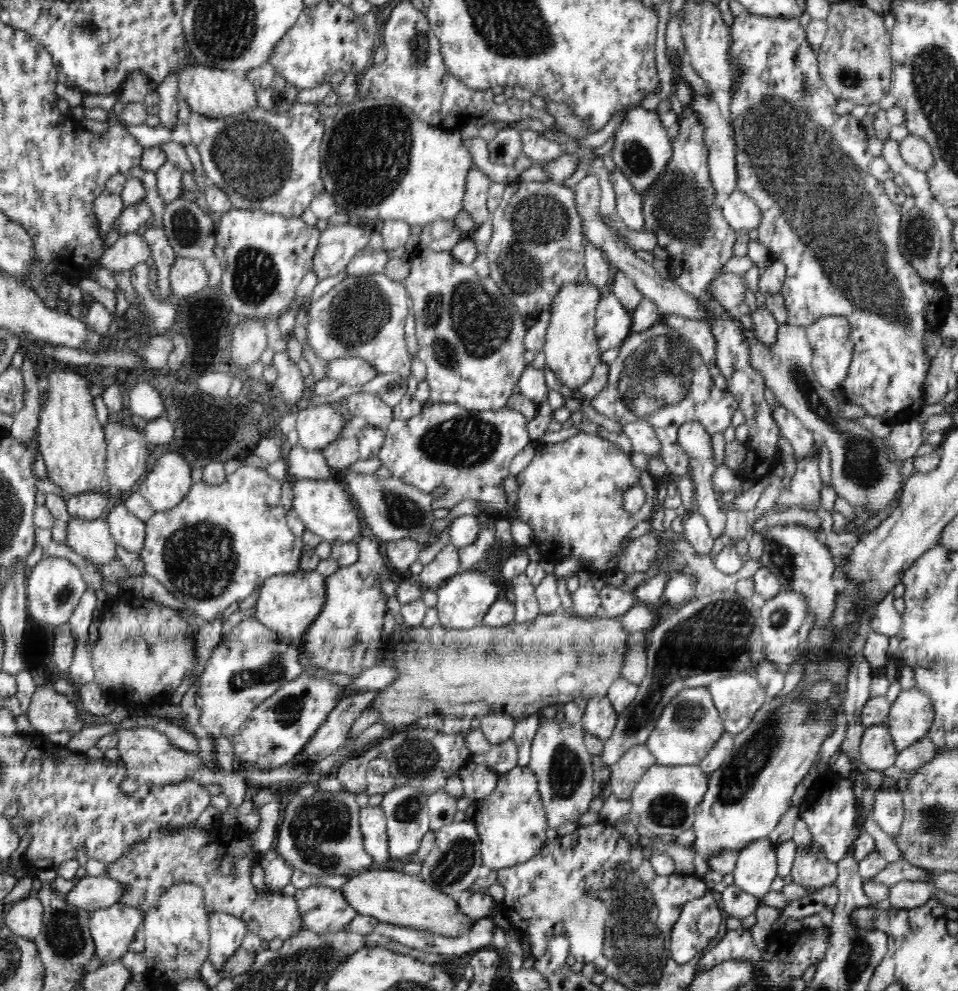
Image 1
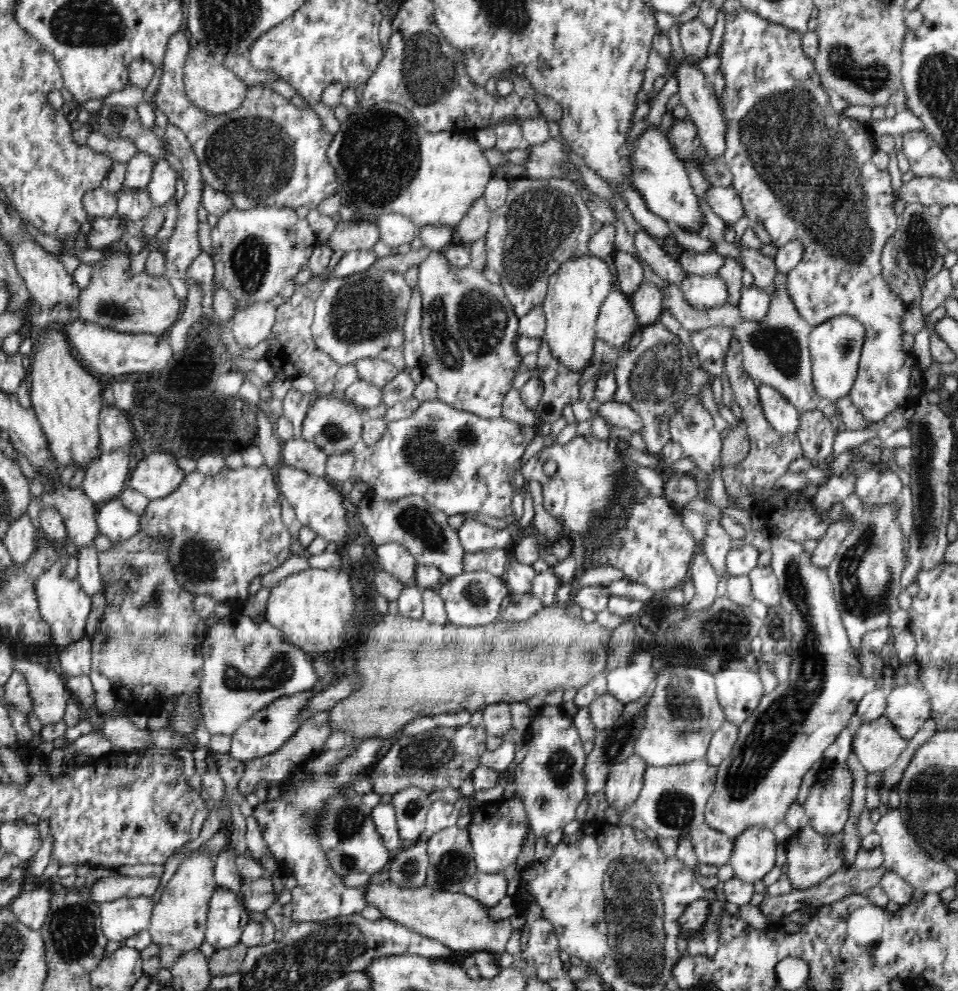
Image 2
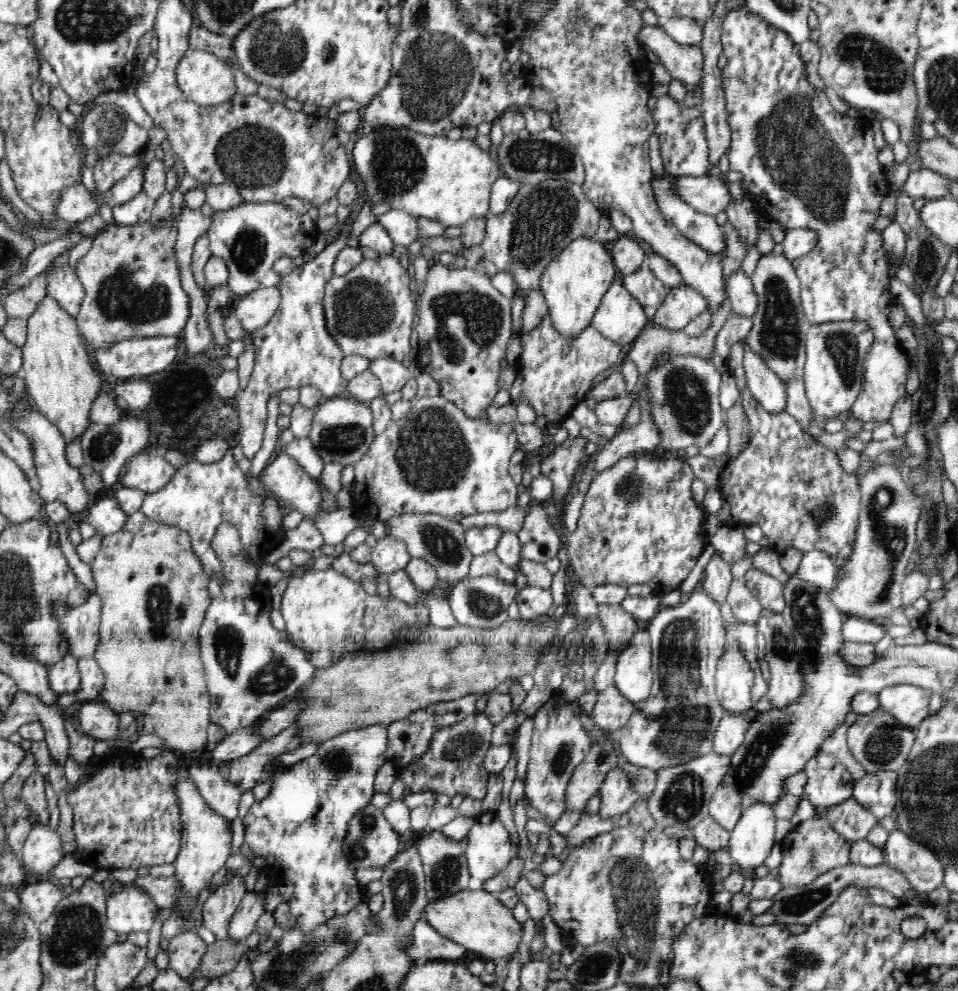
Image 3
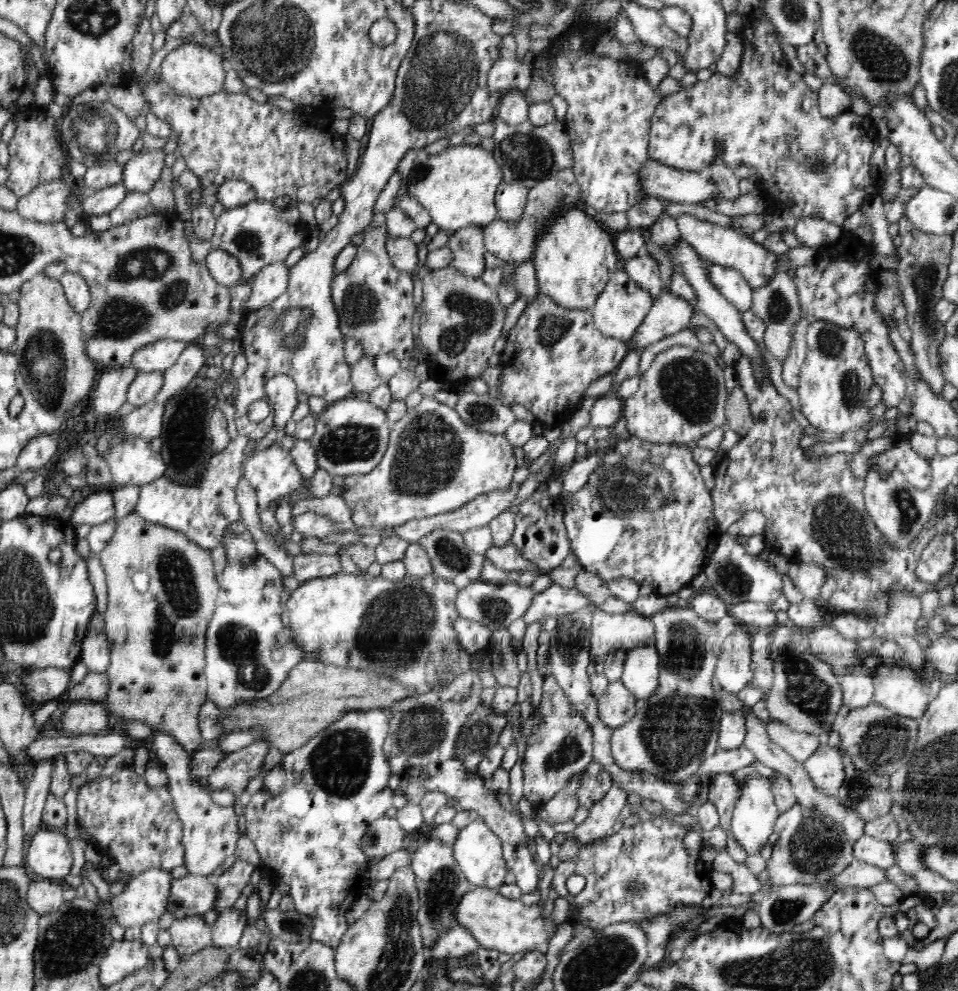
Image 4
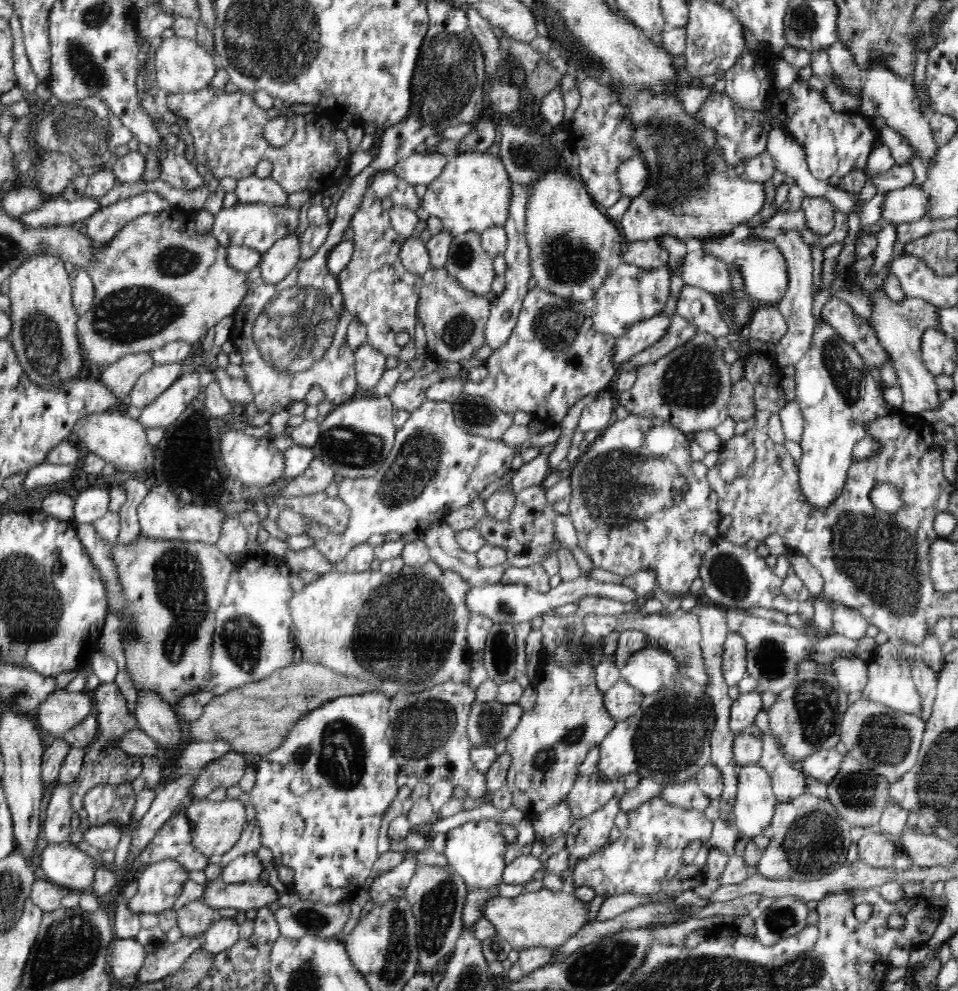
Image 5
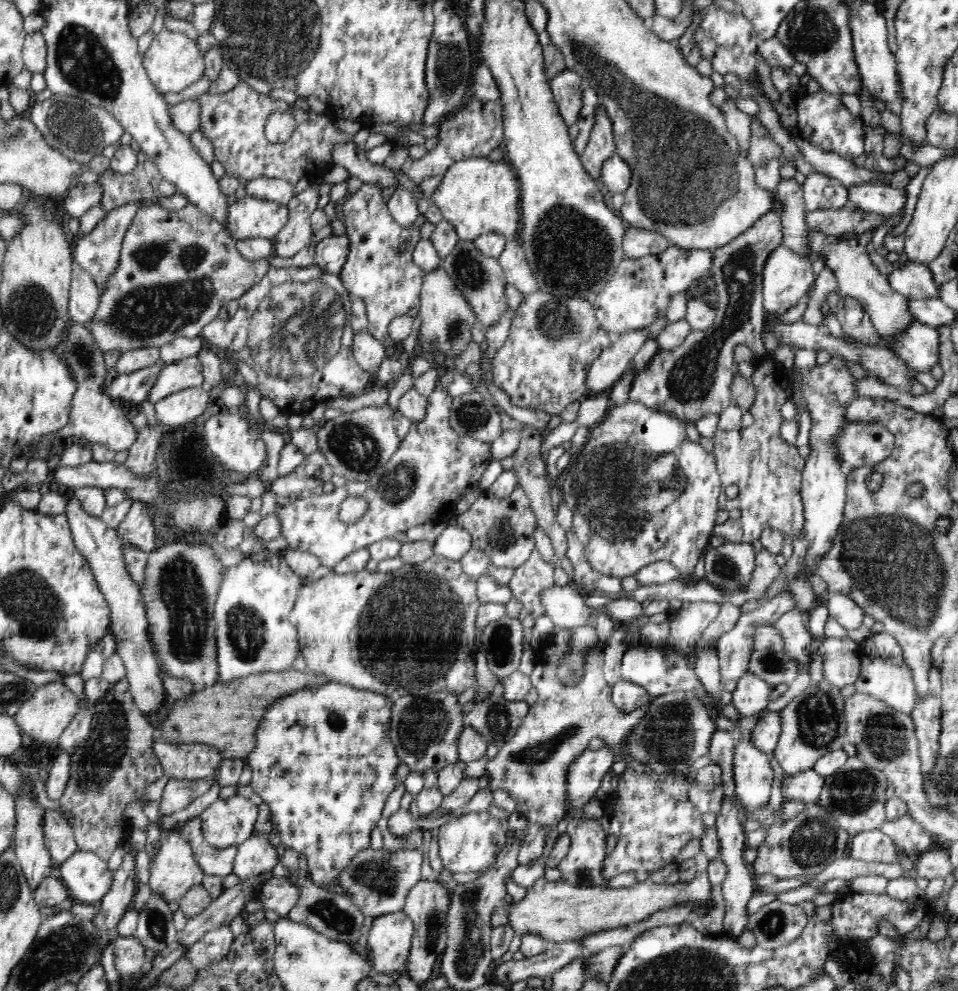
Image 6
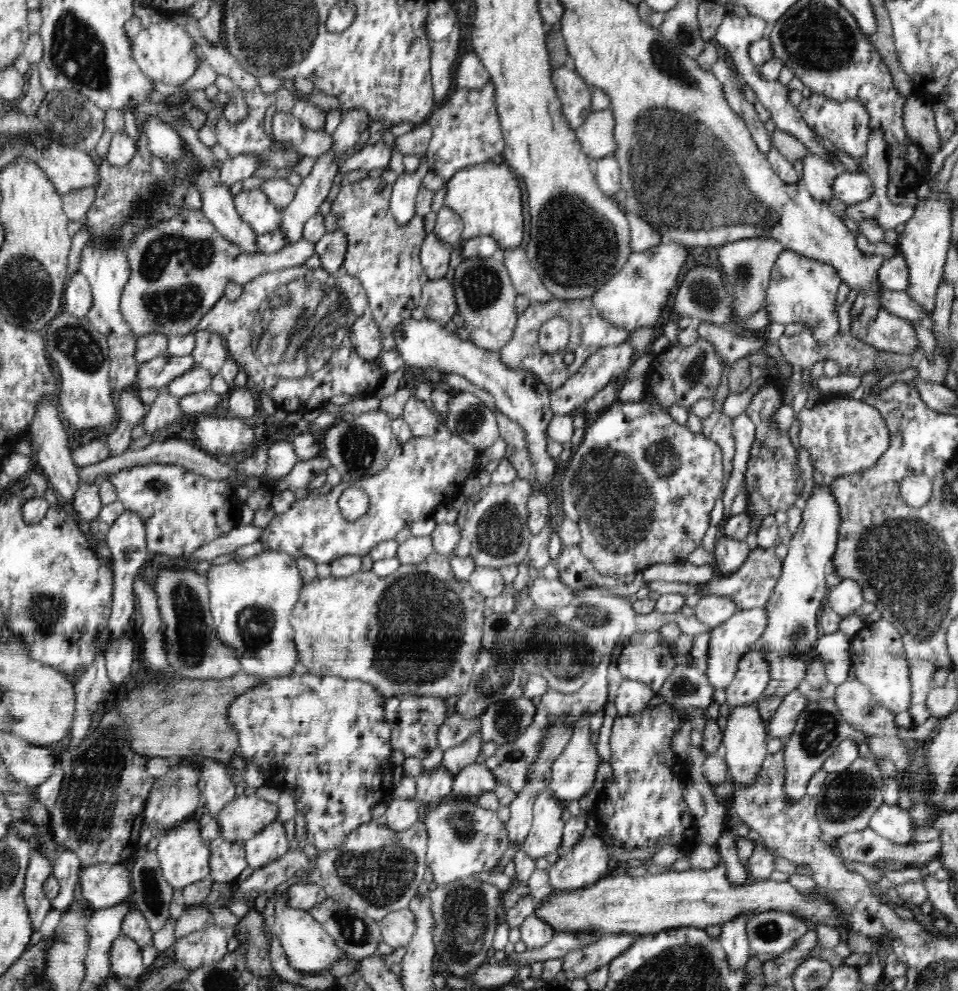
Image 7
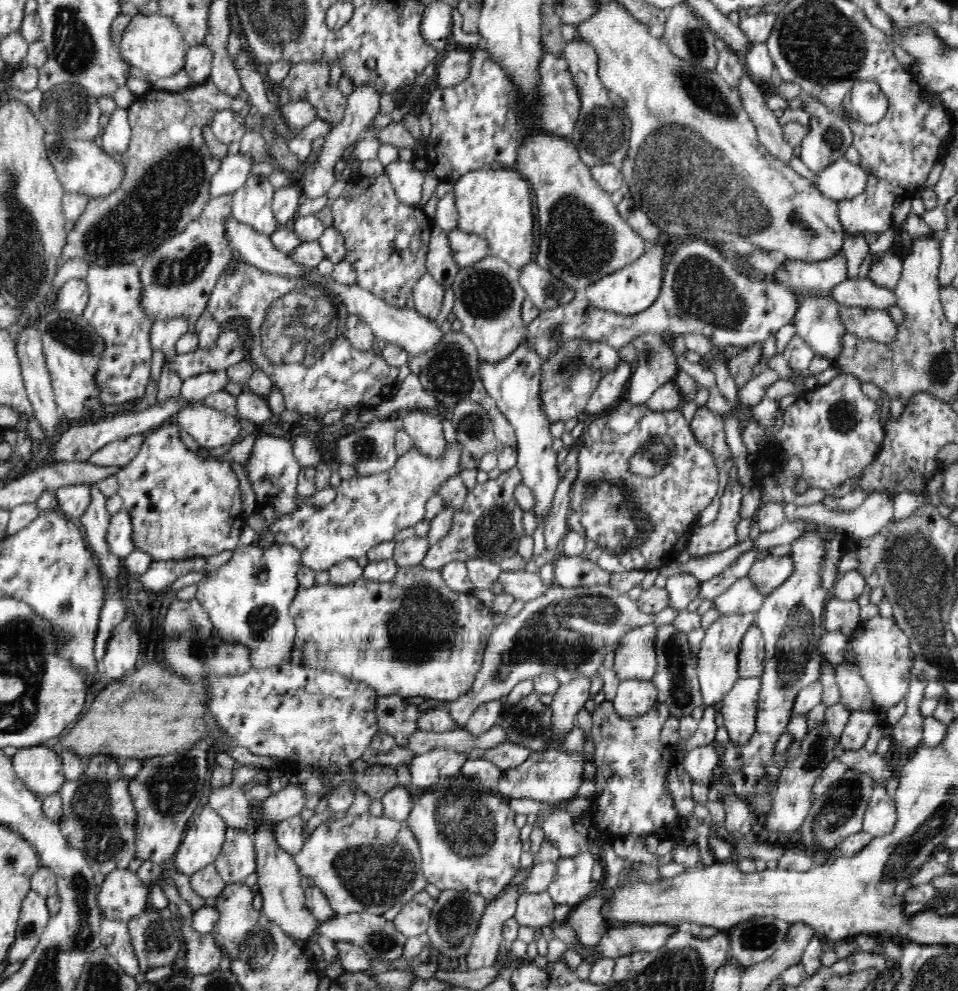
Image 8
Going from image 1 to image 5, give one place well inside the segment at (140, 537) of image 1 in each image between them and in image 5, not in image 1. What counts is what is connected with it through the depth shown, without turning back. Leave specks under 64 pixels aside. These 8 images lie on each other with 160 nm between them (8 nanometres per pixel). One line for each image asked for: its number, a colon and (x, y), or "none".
2: (115, 521)
3: (106, 515)
4: (97, 508)
5: (91, 504)

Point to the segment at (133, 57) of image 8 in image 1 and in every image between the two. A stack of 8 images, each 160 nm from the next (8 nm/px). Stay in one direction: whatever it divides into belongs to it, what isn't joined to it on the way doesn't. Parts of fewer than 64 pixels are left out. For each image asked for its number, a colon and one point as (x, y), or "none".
1: (211, 92)
2: (209, 84)
3: (202, 76)
4: (194, 70)
5: (182, 65)
6: (173, 61)
7: (164, 51)

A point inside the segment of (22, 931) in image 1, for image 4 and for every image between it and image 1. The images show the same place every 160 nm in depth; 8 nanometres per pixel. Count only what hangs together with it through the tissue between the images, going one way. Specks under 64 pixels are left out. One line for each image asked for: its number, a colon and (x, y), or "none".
2: (31, 907)
3: (39, 899)
4: (45, 896)

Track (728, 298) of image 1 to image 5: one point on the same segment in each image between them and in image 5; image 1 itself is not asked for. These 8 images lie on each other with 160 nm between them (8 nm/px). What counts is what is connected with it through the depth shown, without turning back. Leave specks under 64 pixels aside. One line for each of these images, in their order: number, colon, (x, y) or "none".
2: (706, 292)
3: (682, 304)
4: (670, 314)
5: (642, 335)

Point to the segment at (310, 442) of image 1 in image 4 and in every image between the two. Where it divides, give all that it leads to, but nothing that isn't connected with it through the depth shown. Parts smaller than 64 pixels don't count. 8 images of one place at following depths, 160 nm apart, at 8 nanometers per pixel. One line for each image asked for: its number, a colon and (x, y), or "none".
2: (333, 423)
3: (341, 430)
4: (351, 436)

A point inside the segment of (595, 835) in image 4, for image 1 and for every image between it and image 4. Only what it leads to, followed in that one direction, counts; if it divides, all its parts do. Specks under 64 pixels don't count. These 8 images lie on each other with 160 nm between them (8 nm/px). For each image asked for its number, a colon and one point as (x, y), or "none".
1: (624, 774)
2: (624, 783)
3: (617, 795)

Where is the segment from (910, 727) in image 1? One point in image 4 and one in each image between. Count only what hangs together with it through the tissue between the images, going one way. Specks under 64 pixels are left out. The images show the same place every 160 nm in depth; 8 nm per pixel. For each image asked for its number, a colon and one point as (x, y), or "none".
2: (908, 706)
3: (908, 704)
4: (896, 688)

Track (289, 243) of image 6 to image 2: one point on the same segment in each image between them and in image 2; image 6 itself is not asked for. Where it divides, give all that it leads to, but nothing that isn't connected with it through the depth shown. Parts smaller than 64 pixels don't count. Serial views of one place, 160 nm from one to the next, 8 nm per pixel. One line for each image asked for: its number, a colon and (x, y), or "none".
2: (252, 324)
3: (254, 311)
4: (271, 282)
5: (276, 263)

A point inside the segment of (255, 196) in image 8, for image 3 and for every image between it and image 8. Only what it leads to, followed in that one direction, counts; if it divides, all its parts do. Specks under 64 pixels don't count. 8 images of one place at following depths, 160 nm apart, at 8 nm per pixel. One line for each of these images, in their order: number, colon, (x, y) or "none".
3: (250, 237)
4: (256, 234)
5: (258, 226)
6: (248, 217)
7: (254, 207)

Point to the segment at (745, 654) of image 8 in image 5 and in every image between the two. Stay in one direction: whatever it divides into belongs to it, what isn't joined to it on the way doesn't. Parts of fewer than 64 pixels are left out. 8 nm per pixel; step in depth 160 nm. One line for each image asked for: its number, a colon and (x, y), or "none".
5: (744, 709)
6: (750, 696)
7: (752, 677)

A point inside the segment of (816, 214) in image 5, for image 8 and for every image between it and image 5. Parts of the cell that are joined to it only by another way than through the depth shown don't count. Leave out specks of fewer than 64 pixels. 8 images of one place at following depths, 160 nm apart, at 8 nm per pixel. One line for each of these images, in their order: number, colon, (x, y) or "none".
6: (820, 191)
7: (818, 173)
8: (830, 136)

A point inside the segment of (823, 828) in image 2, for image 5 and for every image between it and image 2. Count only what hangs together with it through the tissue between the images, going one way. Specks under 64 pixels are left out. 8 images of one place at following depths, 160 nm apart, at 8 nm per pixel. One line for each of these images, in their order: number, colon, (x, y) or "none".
3: (830, 784)
4: (825, 767)
5: (823, 765)

